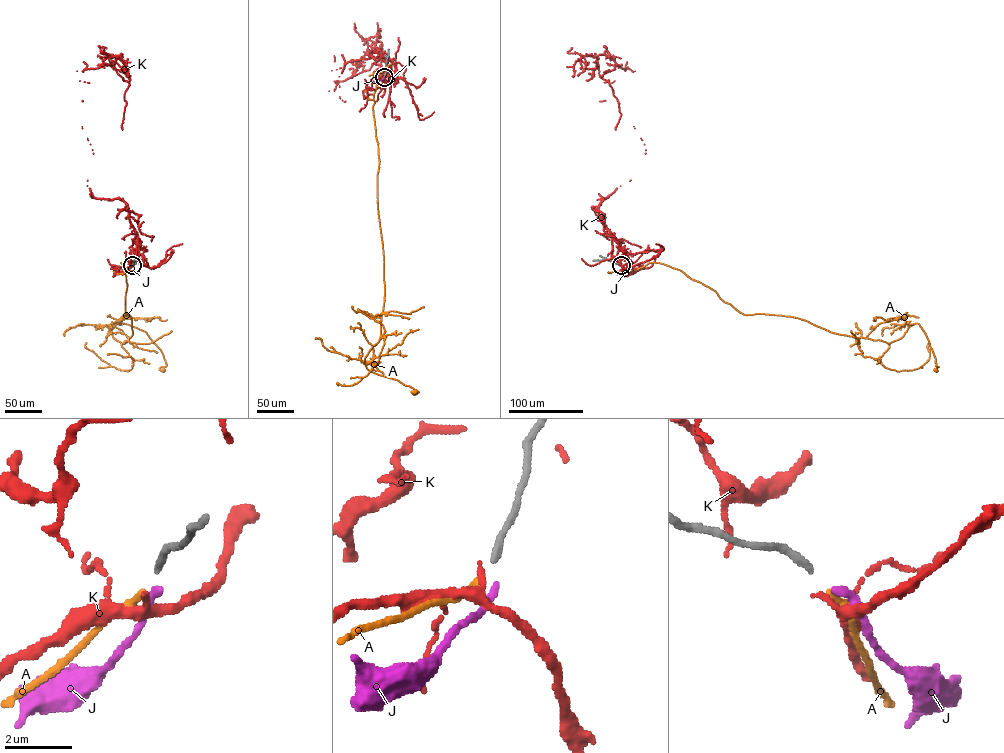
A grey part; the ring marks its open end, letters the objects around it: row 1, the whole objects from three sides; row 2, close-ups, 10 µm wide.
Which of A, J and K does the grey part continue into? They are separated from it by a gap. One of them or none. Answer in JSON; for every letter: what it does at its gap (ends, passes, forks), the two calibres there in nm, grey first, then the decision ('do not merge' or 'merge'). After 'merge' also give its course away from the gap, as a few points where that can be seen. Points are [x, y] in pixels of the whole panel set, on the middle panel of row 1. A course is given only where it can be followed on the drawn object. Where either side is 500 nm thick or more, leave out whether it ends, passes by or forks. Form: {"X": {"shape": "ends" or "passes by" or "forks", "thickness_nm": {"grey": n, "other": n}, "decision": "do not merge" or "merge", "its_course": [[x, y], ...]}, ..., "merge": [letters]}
{"A": {"shape": "ends", "thickness_nm": {"grey": 220, "other": 180}, "decision": "merge", "its_course": [[383, 77], [376, 85], [372, 109], [384, 301], [380, 337], [363, 363], [418, 392], [413, 394], [417, 390]]}, "J": {"shape": "ends", "thickness_nm": {"grey": 220, "other": 220}, "decision": "do not merge"}, "K": {"shape": "passes by", "thickness_nm": {"grey": 220, "other": 150}, "decision": "do not merge"}, "merge": ["A"]}

